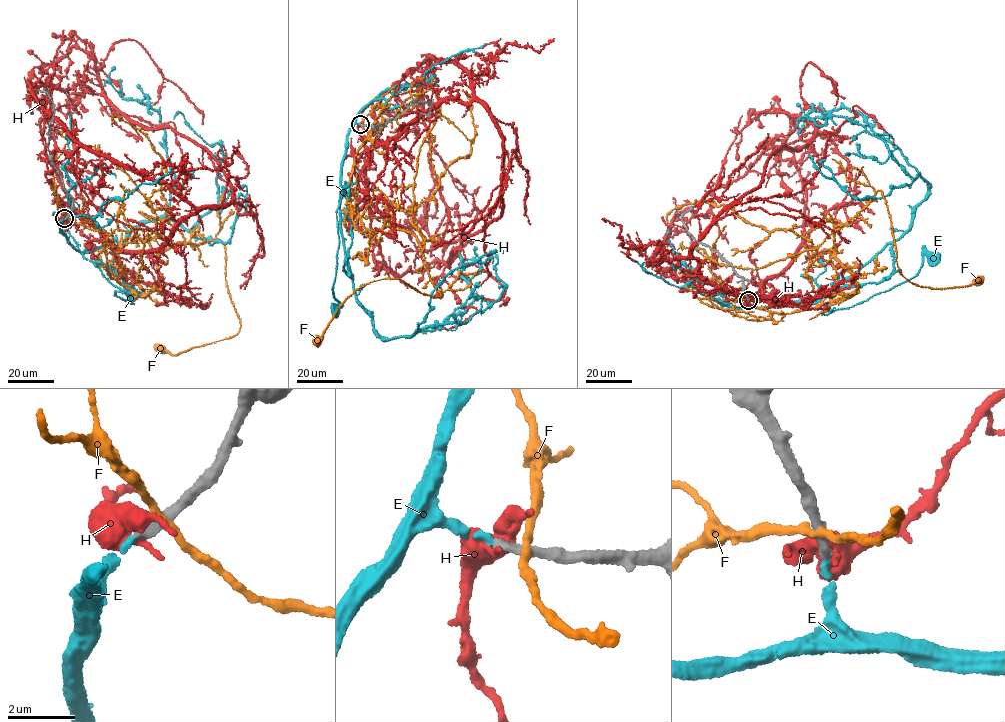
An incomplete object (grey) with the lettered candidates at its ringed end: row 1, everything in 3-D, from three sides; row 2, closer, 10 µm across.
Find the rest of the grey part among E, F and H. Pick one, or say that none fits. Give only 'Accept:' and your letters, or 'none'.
Accept: E

